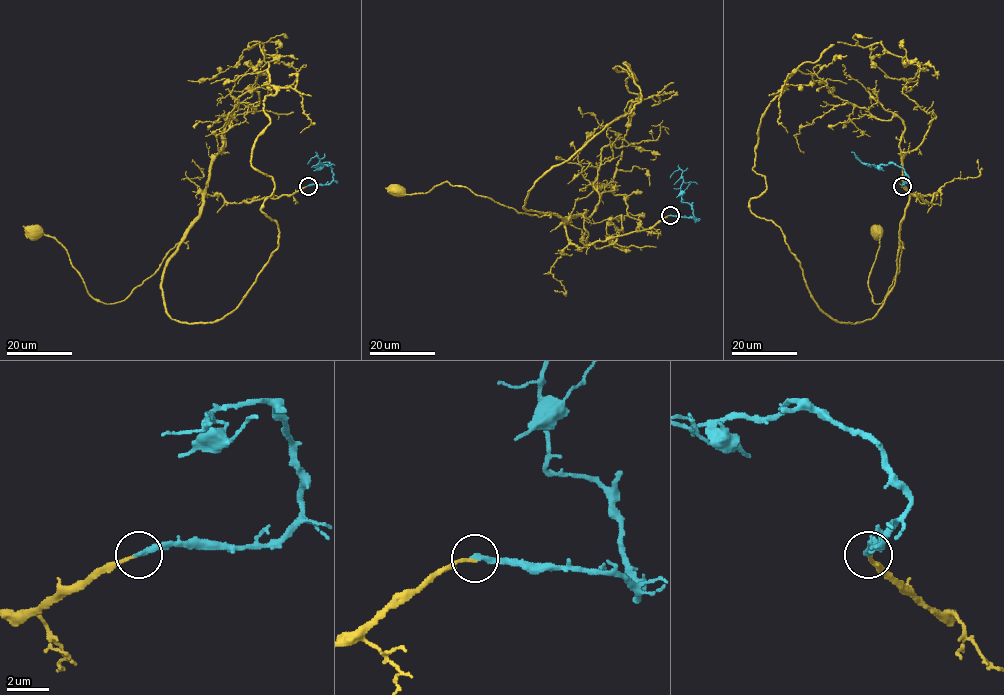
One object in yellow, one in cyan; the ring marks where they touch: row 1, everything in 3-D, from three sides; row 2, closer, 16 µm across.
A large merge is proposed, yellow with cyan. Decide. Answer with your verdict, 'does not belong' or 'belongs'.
belongs

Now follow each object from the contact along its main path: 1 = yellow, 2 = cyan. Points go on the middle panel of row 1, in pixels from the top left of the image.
1: (670, 215), (648, 229), (577, 247), (556, 214), (519, 213), (447, 181), (425, 193), (397, 192)
2: (670, 215), (690, 217), (695, 221), (693, 208), (681, 201), (682, 171), (675, 171), (670, 178)

